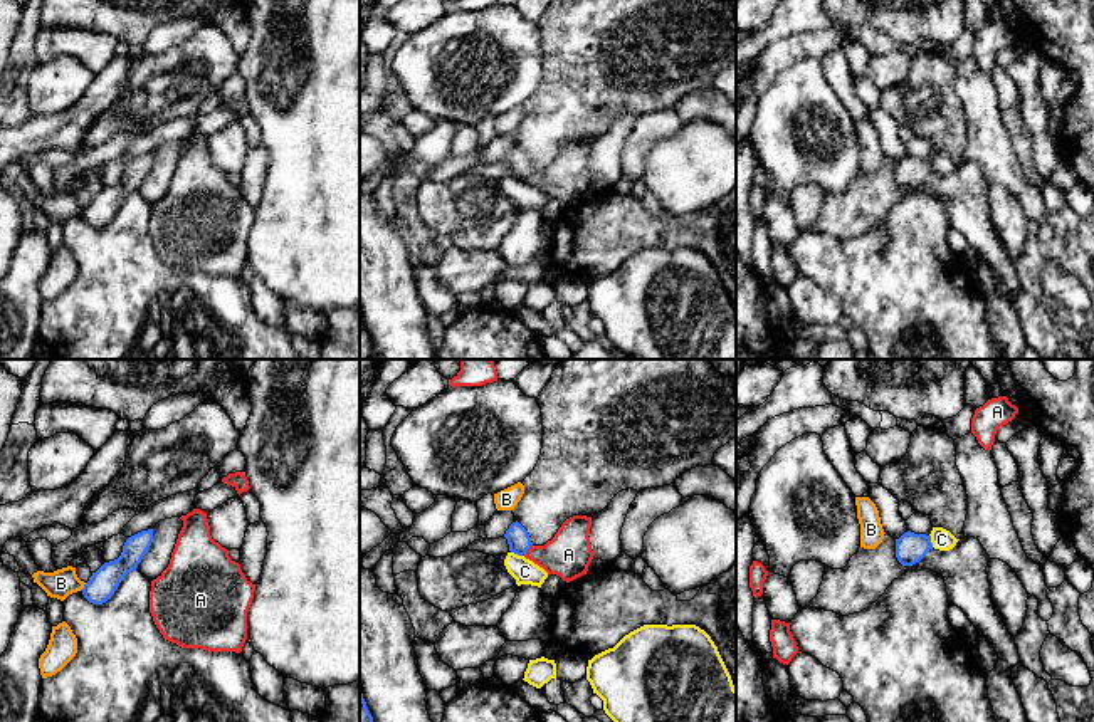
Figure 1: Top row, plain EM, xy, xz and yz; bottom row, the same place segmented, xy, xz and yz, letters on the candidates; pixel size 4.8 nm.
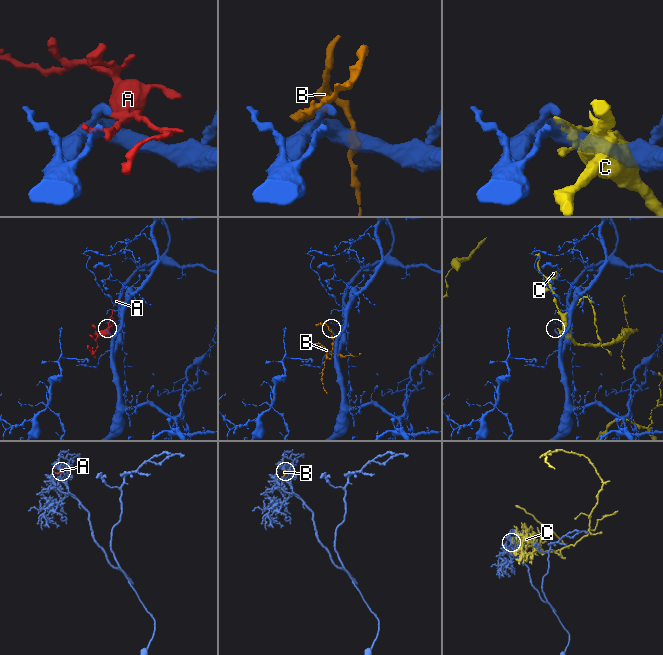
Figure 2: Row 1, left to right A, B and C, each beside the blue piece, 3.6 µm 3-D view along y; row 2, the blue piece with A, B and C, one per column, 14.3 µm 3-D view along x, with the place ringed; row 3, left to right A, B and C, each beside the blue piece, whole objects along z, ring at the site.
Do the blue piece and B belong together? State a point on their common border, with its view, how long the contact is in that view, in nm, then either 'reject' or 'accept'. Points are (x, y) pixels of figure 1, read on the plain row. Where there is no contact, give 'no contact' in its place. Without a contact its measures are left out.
meets blue in xy at (84, 210); contact 50 nm long; reject

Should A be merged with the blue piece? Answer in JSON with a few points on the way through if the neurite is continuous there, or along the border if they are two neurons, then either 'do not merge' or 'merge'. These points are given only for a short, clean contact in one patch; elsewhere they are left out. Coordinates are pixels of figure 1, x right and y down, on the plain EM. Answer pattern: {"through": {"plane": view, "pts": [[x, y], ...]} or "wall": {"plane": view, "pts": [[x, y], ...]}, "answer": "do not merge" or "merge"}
{"through": {"plane": "xz", "pts": [[518, 162], [528, 172], [538, 178], [568, 178]]}, "answer": "merge"}

